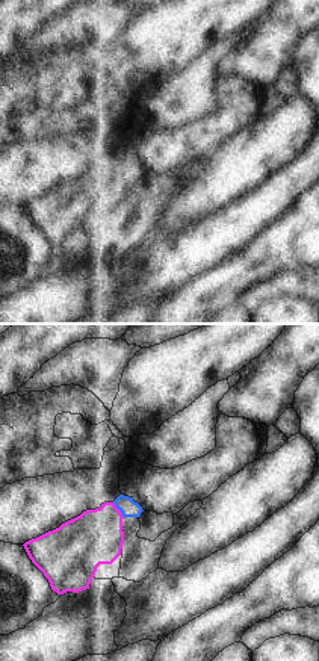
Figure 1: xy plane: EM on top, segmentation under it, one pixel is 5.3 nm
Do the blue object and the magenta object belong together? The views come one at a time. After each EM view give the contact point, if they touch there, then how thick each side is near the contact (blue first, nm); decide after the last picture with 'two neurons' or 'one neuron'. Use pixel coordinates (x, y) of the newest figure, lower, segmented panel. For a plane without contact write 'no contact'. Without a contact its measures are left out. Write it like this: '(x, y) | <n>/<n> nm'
(118, 508) | 100/300 nm

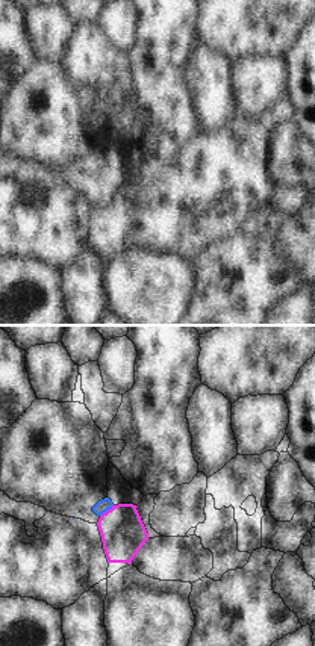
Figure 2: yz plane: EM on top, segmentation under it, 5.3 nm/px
(106, 510) | 70/240 nm

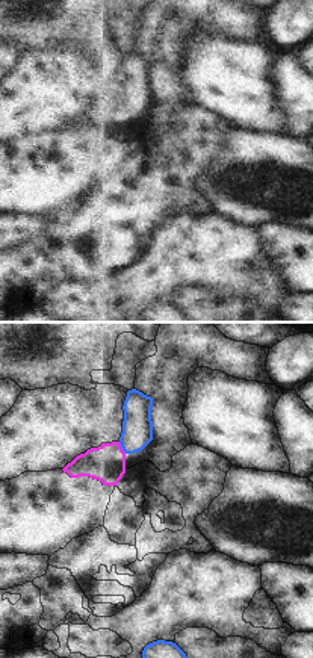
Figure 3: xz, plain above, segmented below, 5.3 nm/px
(121, 446) | 160/200 nm

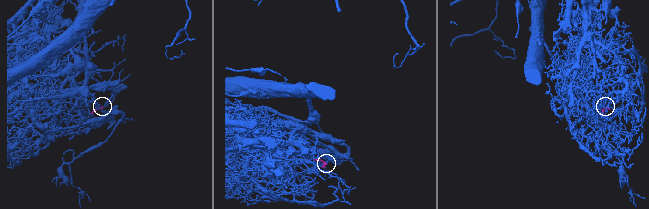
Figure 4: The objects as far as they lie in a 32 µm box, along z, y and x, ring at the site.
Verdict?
one neuron

